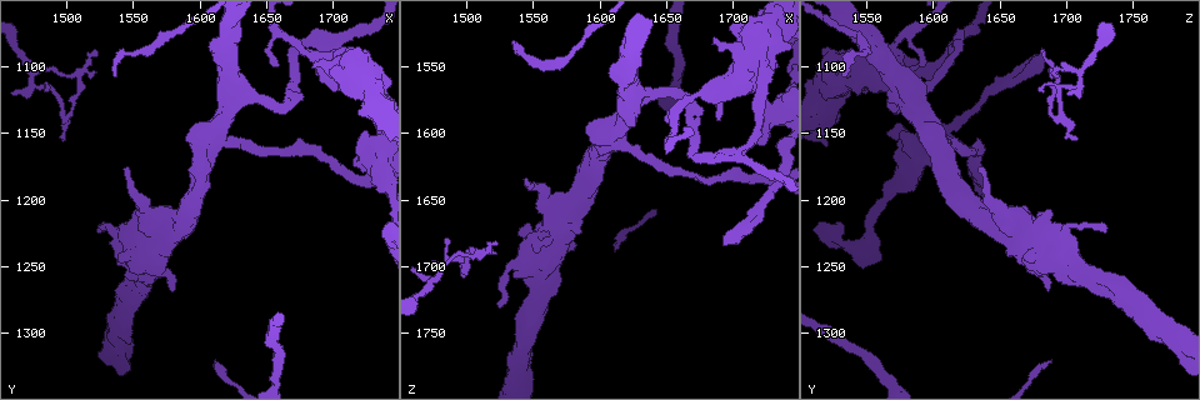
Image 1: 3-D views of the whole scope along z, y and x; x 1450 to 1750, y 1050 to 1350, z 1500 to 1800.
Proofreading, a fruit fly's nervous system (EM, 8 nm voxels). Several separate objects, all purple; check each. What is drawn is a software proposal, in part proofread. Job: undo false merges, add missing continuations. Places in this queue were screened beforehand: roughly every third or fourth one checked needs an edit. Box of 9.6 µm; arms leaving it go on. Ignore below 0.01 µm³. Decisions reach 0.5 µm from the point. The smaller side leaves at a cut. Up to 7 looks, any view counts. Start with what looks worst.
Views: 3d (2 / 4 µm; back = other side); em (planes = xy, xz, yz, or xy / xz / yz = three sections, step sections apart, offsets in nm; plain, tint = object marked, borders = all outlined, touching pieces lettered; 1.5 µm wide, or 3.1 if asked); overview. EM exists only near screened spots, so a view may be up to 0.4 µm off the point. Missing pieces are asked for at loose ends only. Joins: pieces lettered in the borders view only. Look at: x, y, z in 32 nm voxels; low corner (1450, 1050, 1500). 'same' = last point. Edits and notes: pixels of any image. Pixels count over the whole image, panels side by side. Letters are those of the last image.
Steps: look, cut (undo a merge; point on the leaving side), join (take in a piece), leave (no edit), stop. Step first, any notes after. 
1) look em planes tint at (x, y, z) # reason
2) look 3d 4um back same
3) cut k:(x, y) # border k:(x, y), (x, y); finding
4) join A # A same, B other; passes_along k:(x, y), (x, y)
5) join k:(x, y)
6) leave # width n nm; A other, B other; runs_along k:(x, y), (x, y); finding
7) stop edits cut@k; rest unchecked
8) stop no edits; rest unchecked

look 3d 2um at (1692, 1090, 1680) # long arm stops here

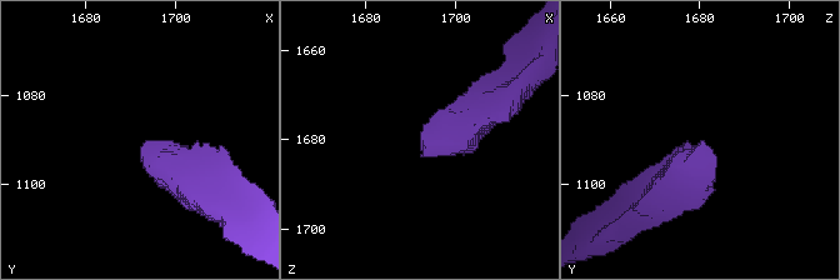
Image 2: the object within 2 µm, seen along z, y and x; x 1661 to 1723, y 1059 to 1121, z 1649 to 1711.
look em planes tint at (1692, 1091, 1681) # shape alone is not enough

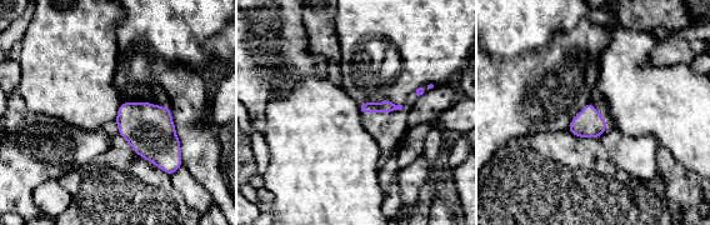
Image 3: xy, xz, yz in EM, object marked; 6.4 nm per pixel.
look em planes borders same

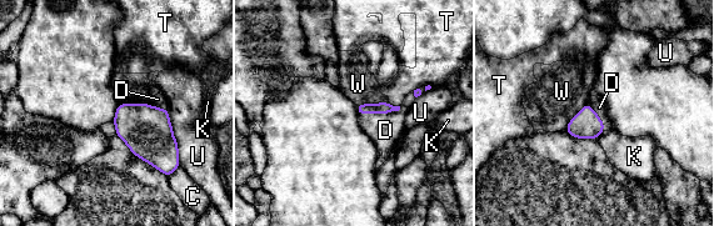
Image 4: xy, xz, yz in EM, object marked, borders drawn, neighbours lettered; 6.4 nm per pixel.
join 4:(158, 99) # longest_contact U 380 nm; C other, D same, K other, T other, U other, W other; passes_along 4:(146, 130), (144, 104), (158, 99); it goes on there

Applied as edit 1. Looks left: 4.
look overview

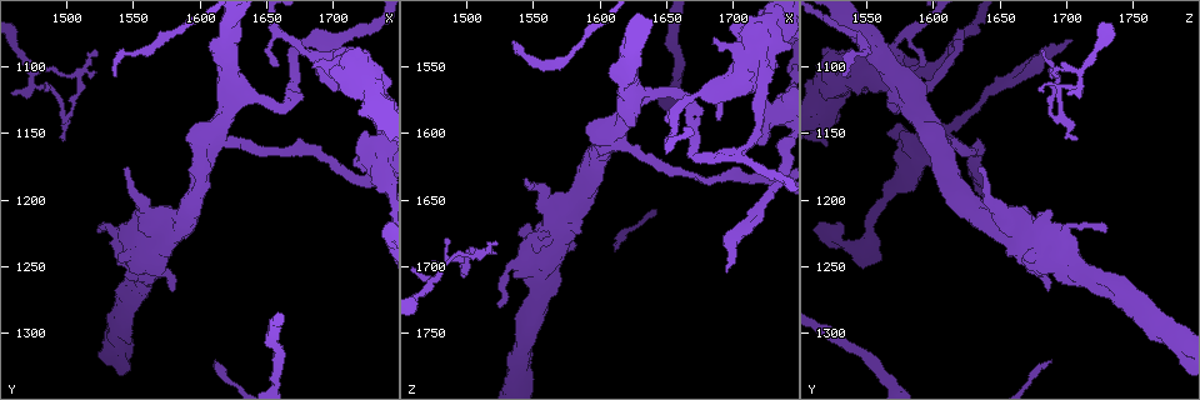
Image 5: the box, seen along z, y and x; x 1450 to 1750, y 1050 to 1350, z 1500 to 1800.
look em xy step 8 borders at (1472, 1098, 1714) # two arms at a narrow angle

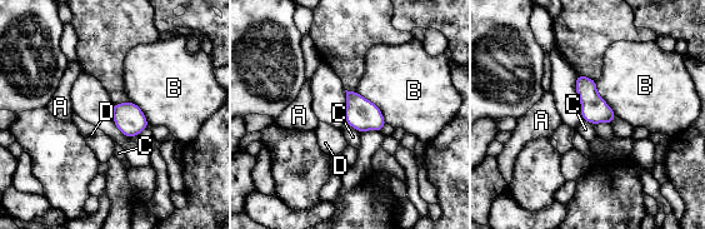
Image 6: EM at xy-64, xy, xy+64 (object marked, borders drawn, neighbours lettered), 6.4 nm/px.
leave # width 130 nm; A other, B other, C other, D other; border 6:(356, 90), (379, 108), (386, 123); one cell here

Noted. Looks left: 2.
look em planes borders at (1664, 1130, 1574) # sharp bend

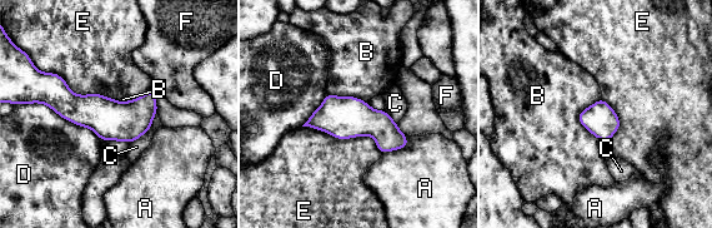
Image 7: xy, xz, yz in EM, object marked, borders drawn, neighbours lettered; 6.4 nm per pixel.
leave # A other, B other, C other, D other, E other, F other; border 7:(302, 125), (370, 135), (382, 153); all the same cell

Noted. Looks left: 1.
stop edits join@4; rest unchecked

